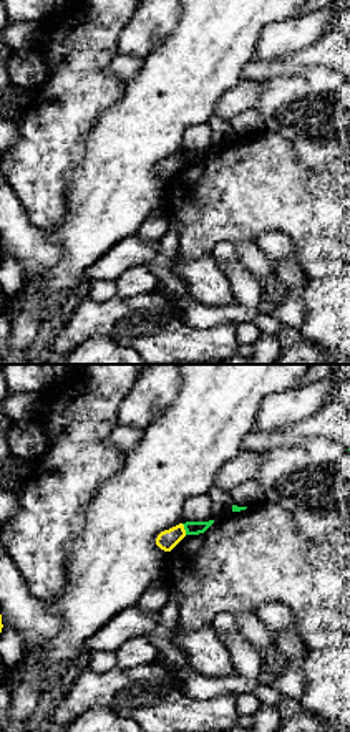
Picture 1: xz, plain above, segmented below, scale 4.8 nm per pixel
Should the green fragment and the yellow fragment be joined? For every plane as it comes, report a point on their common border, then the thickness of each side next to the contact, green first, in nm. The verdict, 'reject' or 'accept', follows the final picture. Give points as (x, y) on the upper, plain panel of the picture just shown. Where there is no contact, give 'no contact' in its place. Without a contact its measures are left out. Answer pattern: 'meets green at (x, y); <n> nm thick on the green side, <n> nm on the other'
meets green at (184, 158); 60 nm thick on the green side, 100 nm on the other

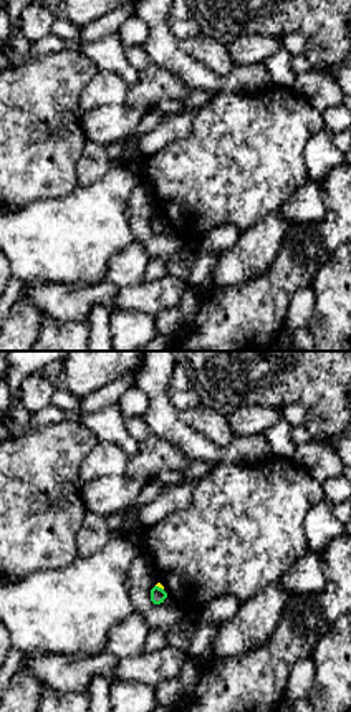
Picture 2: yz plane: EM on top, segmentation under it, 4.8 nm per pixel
meets green at (158, 216); 80 nm thick on the green side, 20 nm on the other

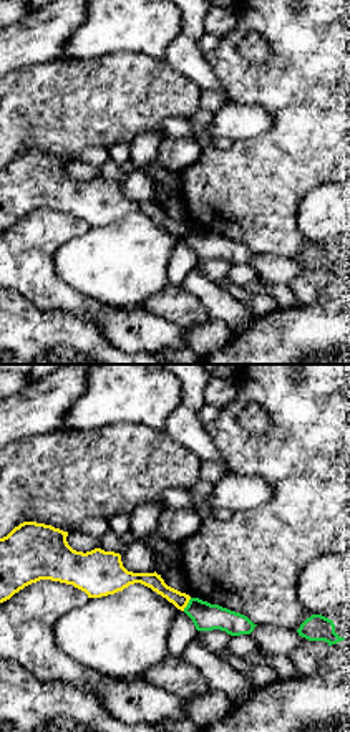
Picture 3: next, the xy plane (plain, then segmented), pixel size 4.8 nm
meets green at (188, 234); 140 nm thick on the green side, 80 nm on the other

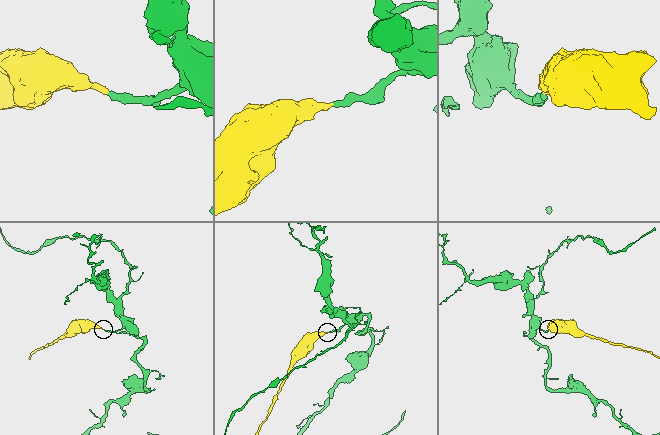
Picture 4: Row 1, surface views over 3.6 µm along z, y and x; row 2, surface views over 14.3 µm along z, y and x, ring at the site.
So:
reject

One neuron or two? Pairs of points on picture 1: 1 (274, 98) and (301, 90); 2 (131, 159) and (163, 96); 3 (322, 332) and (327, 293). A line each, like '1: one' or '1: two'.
1: one
2: one
3: one

